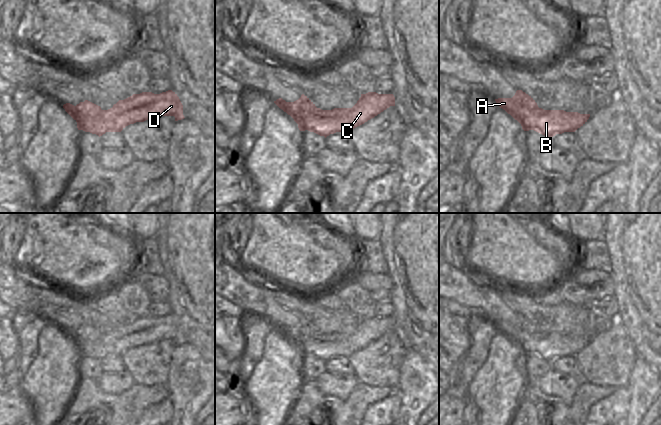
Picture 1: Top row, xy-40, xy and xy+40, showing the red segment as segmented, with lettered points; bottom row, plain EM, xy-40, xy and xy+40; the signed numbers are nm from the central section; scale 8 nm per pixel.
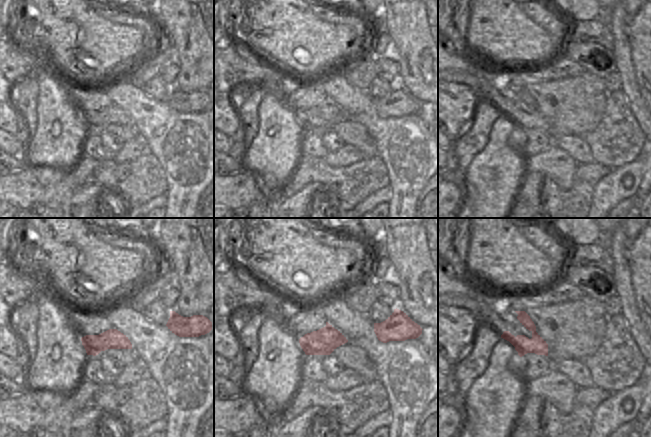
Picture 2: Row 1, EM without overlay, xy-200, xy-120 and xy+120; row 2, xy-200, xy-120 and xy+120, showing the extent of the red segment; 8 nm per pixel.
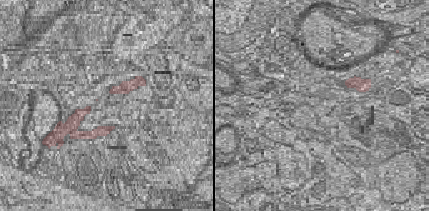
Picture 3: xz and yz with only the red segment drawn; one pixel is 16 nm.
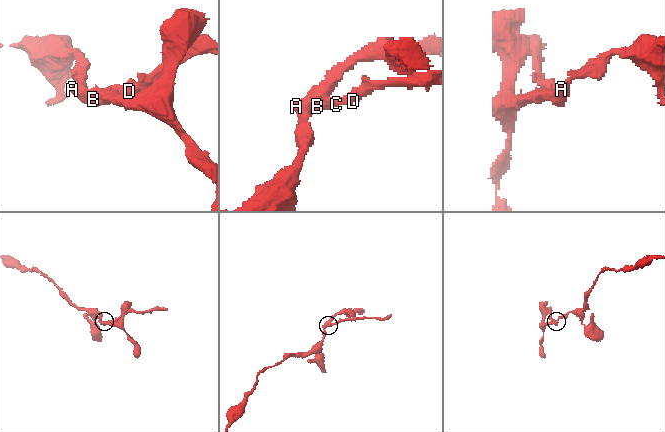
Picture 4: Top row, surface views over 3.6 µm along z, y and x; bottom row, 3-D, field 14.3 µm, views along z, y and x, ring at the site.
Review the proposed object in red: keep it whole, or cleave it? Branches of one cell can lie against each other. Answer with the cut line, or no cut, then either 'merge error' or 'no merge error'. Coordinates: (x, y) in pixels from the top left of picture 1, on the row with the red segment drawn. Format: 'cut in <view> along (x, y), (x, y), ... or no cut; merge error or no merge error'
cut in xy-40 along (103, 110), (95, 117), (80, 117), (76, 121); merge error

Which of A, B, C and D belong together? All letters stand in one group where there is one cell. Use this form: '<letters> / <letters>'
A / B C D

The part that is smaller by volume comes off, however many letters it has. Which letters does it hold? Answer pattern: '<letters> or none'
B, C, D

